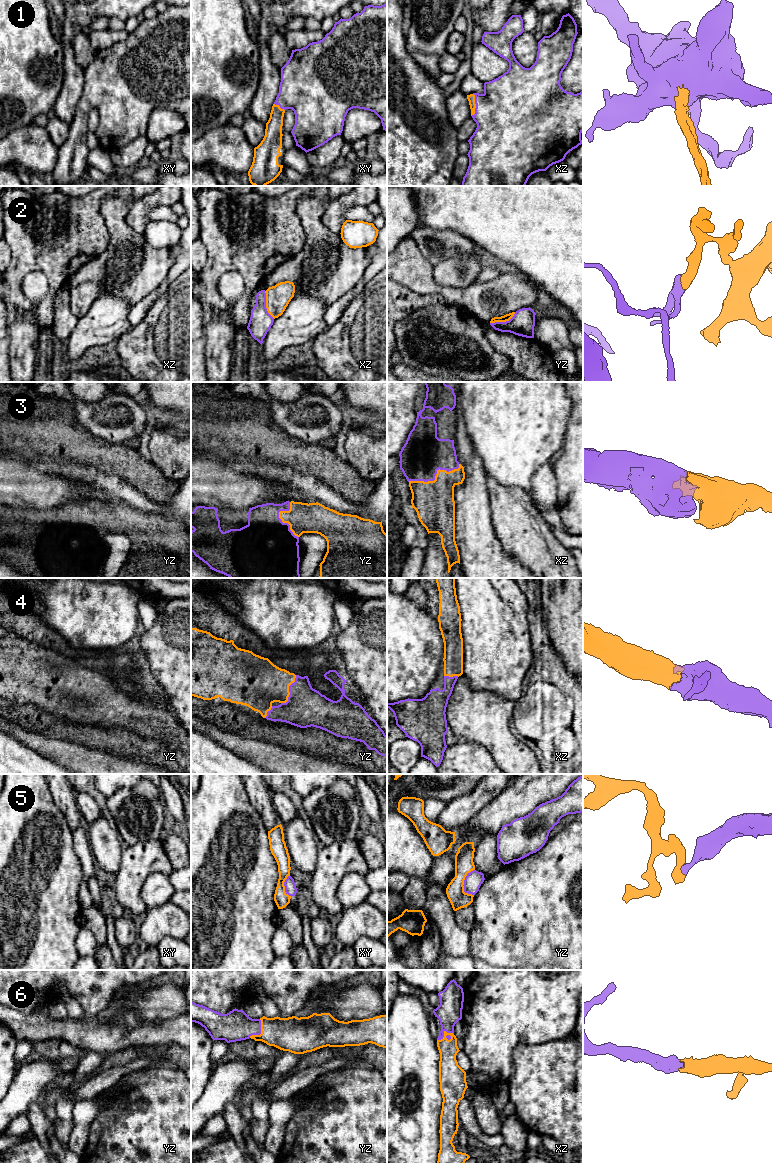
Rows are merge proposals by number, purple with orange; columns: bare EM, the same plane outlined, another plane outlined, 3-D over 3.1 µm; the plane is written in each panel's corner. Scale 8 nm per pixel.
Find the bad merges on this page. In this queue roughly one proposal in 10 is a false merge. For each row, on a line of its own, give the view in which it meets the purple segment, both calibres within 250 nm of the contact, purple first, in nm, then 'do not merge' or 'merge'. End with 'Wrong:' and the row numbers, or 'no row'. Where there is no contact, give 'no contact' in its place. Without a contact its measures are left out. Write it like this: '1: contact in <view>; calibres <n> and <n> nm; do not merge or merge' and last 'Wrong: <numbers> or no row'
1: contact in xz; calibres 480 and 60 nm; merge
2: contact in xz; calibres 180 and 190 nm; do not merge
3: contact in xz; calibres 340 and 320 nm; merge
4: contact in yz; calibres 320 and 380 nm; merge
5: contact in yz; calibres 140 and 150 nm; do not merge
6: contact in xz; calibres 200 and 160 nm; merge
Wrong: 2, 5

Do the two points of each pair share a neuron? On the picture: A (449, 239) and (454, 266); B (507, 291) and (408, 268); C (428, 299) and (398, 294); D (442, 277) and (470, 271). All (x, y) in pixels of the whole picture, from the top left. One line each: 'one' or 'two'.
A: two
B: one
C: one
D: one

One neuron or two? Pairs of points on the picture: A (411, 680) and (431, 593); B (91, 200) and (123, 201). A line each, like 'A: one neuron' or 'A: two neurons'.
A: two neurons
B: two neurons

